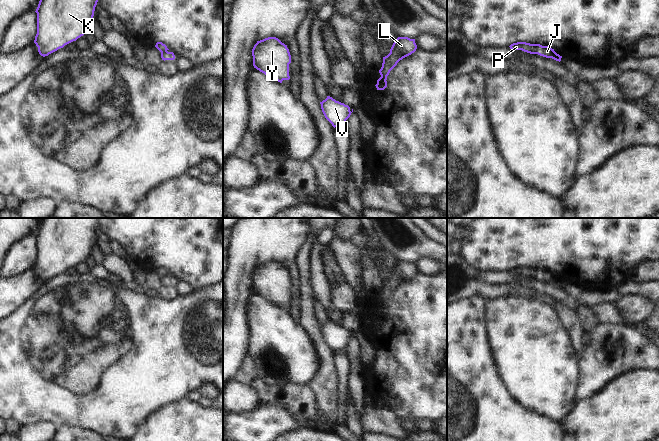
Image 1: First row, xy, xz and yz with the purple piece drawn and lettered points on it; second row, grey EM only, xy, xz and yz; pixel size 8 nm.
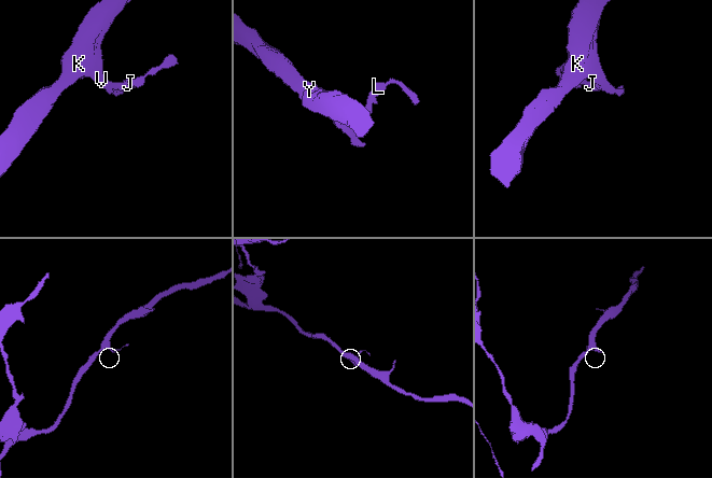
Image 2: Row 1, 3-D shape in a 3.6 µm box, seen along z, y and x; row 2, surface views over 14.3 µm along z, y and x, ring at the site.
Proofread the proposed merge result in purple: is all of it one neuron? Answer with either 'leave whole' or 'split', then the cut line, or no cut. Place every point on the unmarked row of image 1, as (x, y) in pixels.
leave whole; no cut

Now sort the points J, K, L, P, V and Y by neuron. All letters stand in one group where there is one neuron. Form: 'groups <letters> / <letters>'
groups J K L P V Y

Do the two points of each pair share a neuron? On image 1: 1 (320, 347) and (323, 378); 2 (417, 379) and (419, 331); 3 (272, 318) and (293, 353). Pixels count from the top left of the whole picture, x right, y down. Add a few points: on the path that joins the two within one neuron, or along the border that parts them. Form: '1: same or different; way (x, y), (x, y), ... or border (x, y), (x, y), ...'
1: same; way (324, 355), (324, 370)
2: same; way (417, 367), (417, 343)
3: same; way (272, 327), (272, 332), (284, 344)

